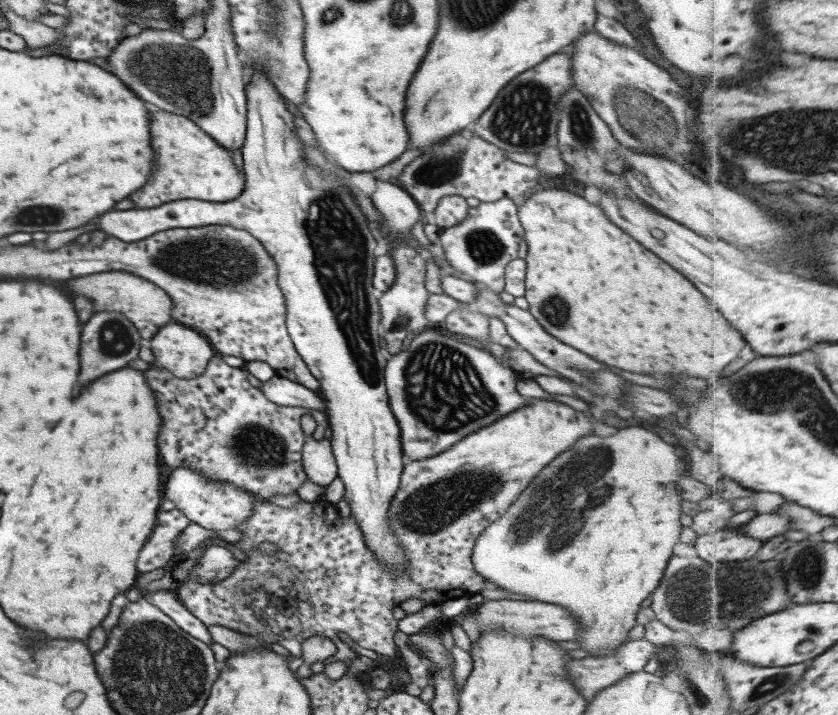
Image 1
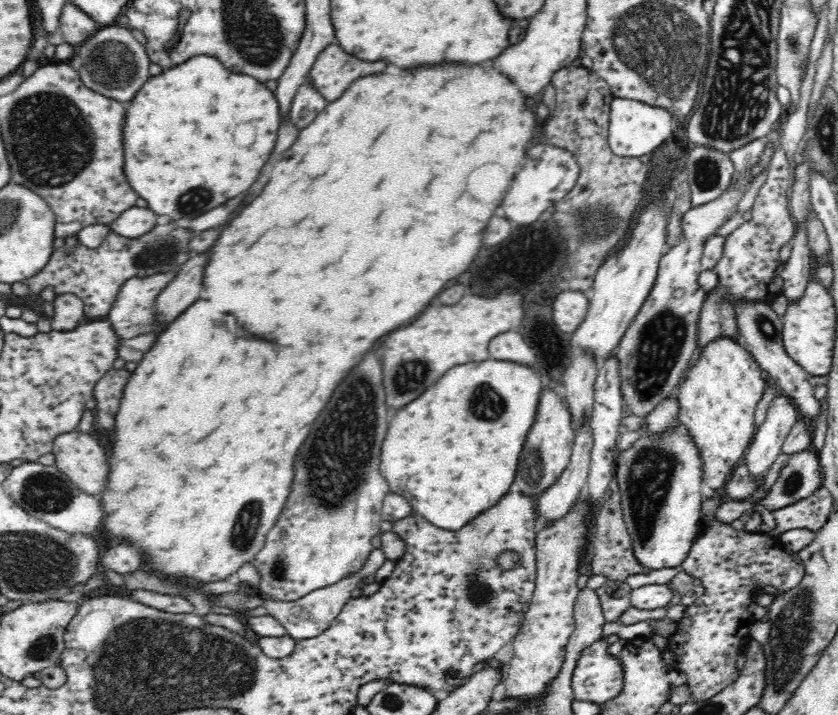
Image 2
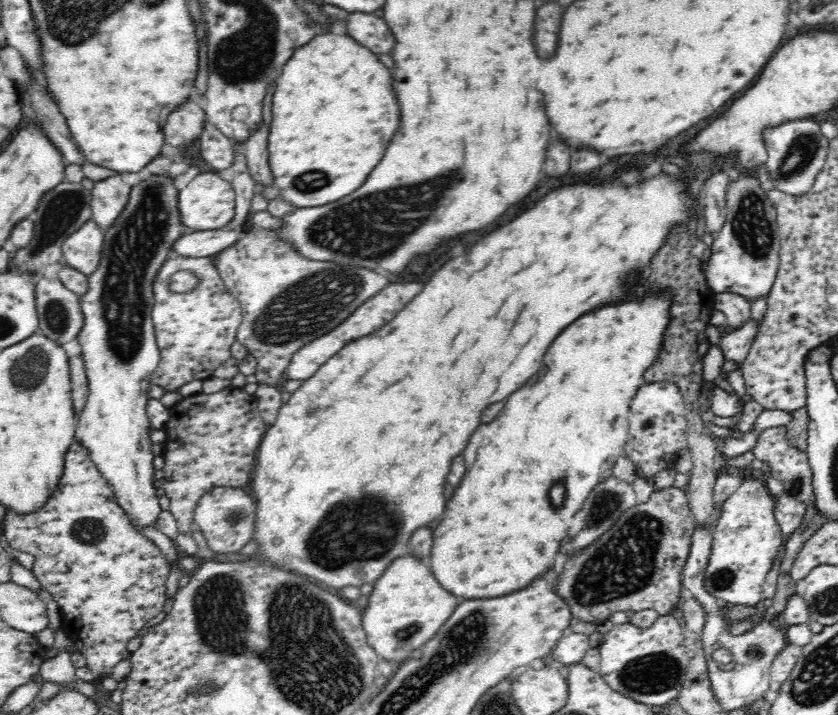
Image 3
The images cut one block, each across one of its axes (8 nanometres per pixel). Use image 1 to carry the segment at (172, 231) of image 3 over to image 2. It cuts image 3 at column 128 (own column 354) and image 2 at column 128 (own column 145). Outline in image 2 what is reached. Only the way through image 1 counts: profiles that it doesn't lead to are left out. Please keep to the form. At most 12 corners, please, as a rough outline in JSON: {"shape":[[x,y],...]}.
{"shape":[[130,208],[109,224],[128,238],[150,232],[156,214],[150,208]]}

